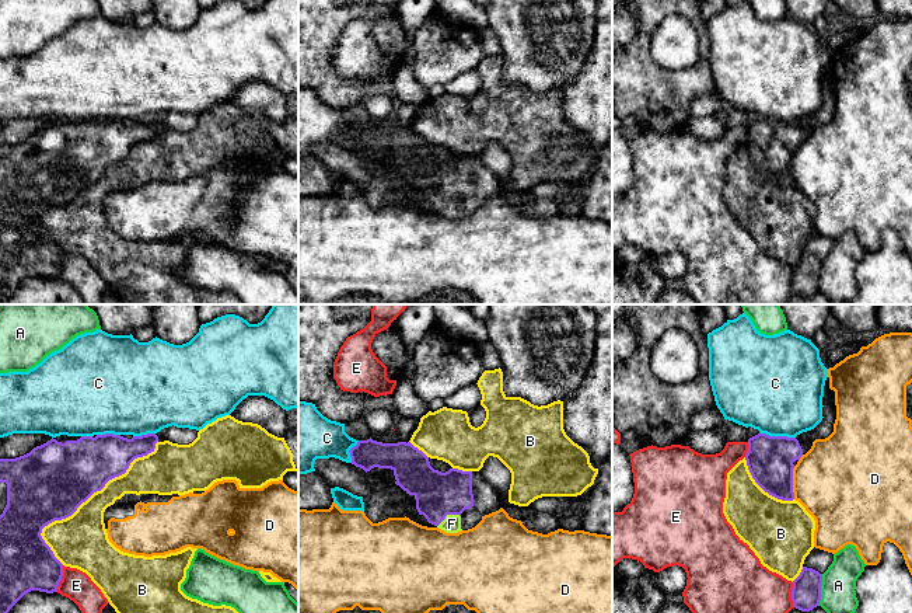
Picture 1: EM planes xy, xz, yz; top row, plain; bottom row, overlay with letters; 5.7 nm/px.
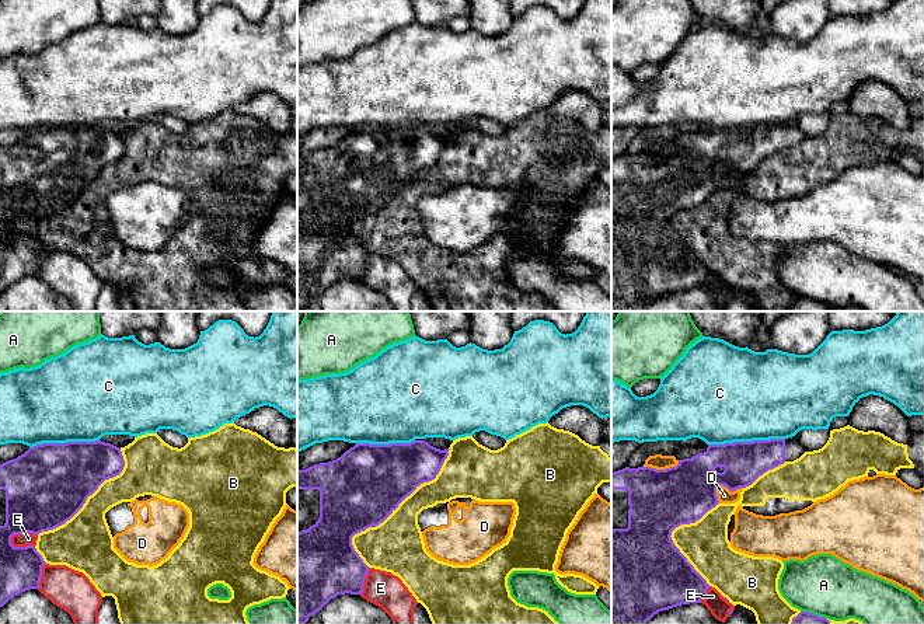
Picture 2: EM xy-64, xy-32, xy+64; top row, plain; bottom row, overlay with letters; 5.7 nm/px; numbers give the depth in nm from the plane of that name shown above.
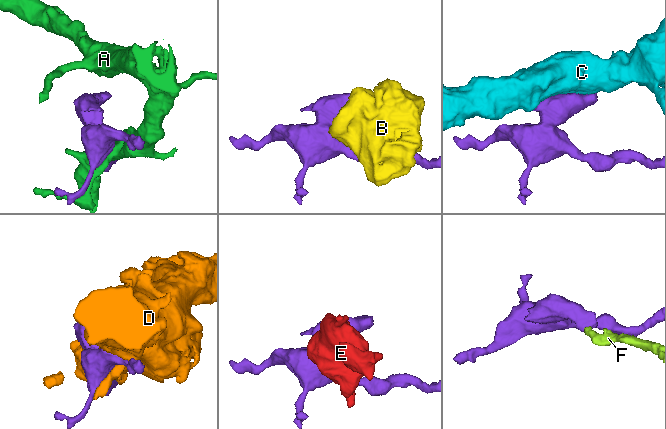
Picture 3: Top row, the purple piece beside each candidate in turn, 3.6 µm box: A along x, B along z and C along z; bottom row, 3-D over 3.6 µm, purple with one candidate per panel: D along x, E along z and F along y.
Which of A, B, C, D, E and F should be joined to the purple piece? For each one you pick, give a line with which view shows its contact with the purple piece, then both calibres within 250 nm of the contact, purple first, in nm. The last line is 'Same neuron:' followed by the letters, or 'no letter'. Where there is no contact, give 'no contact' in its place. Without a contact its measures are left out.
F: xz | 260/100 nm
Same neuron: F

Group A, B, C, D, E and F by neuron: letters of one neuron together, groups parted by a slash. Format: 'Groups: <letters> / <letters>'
Groups: A / B / C / D / E / F

